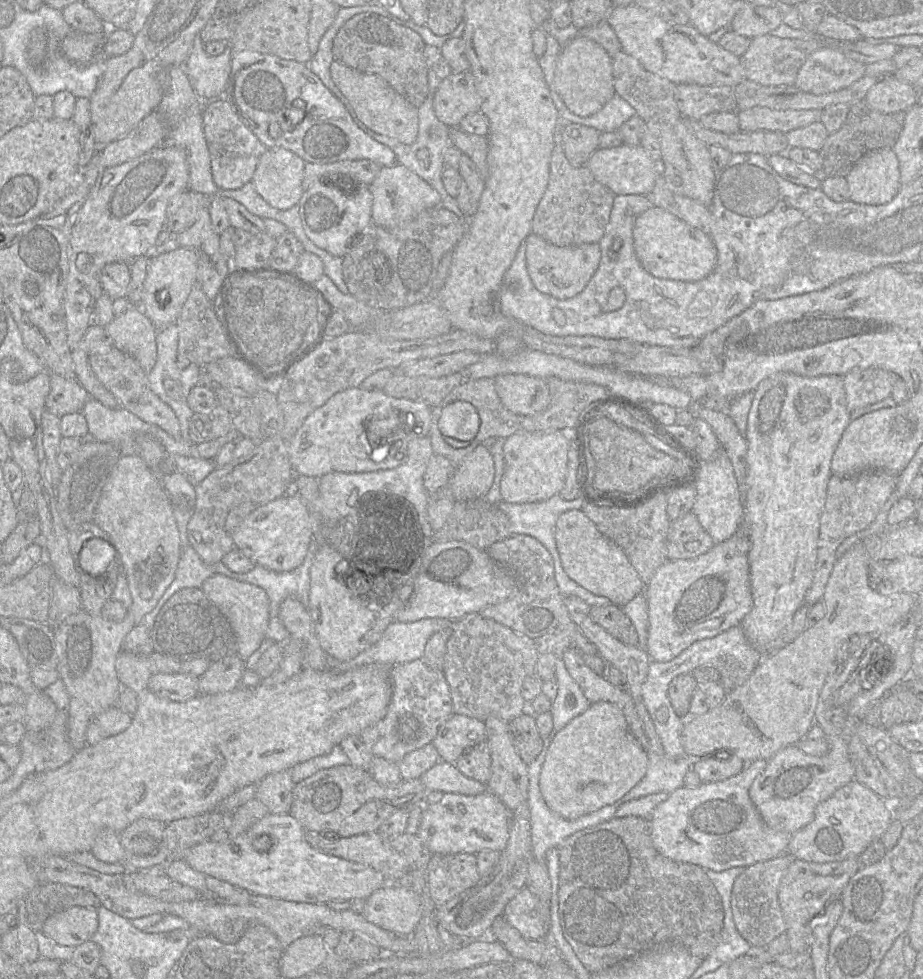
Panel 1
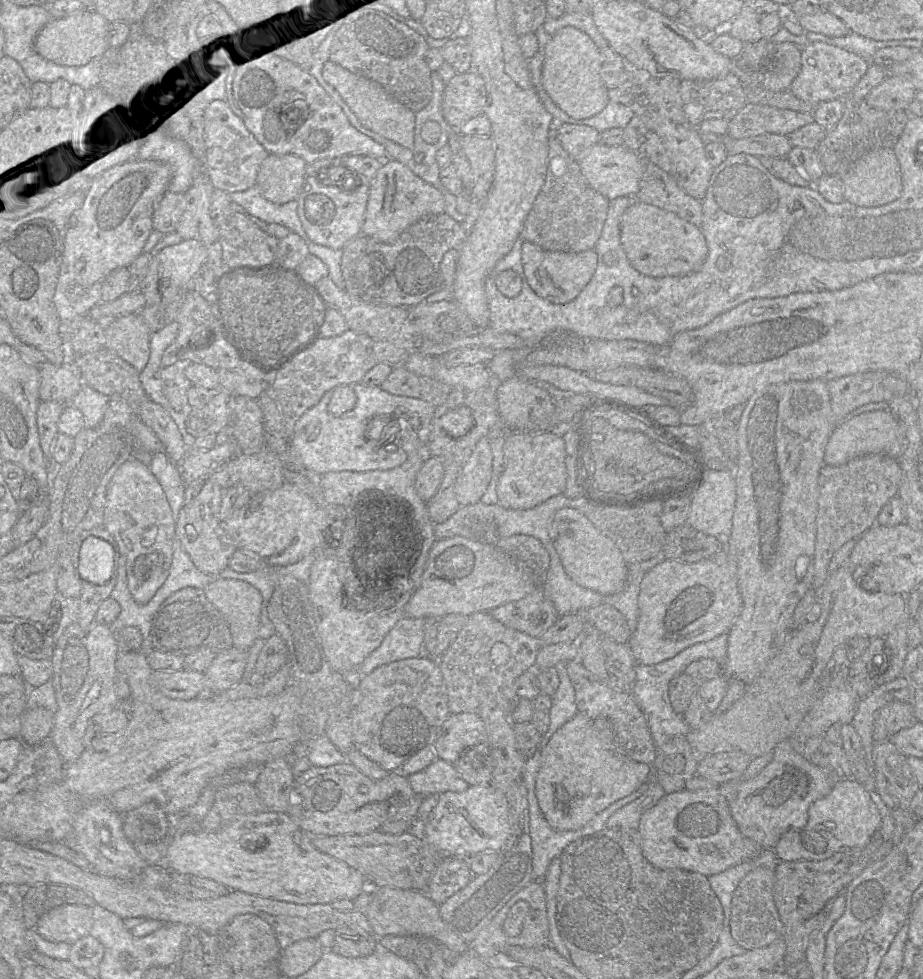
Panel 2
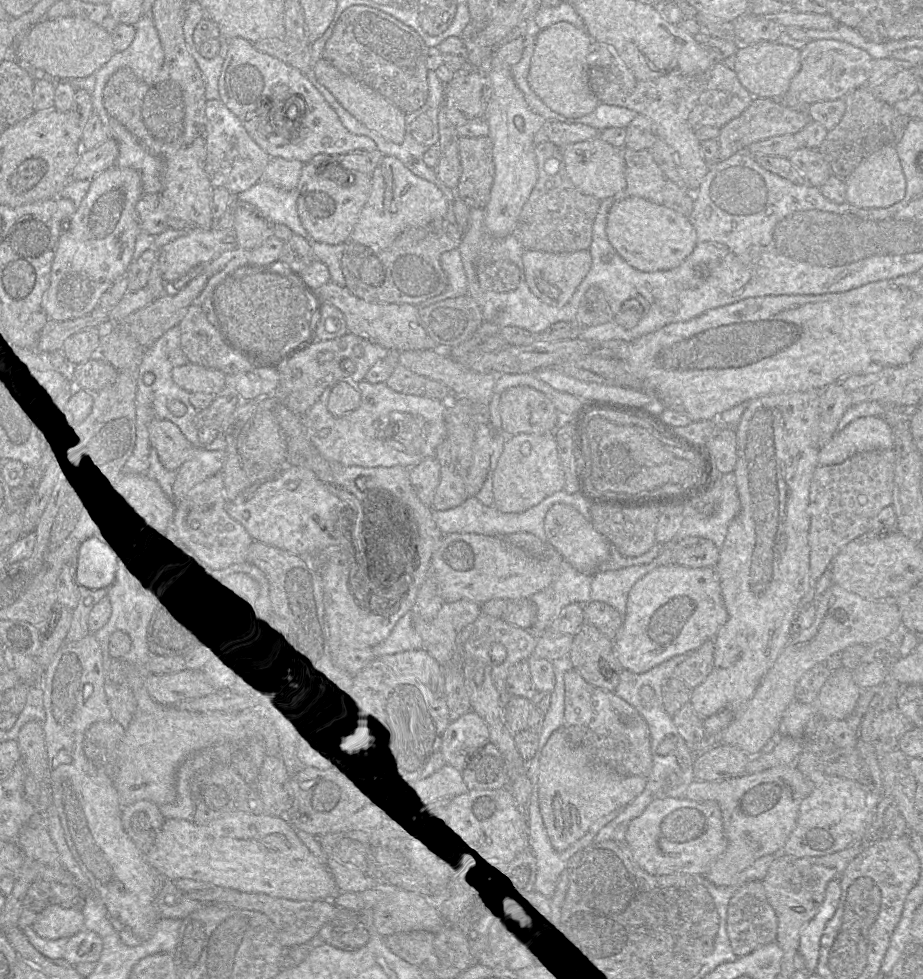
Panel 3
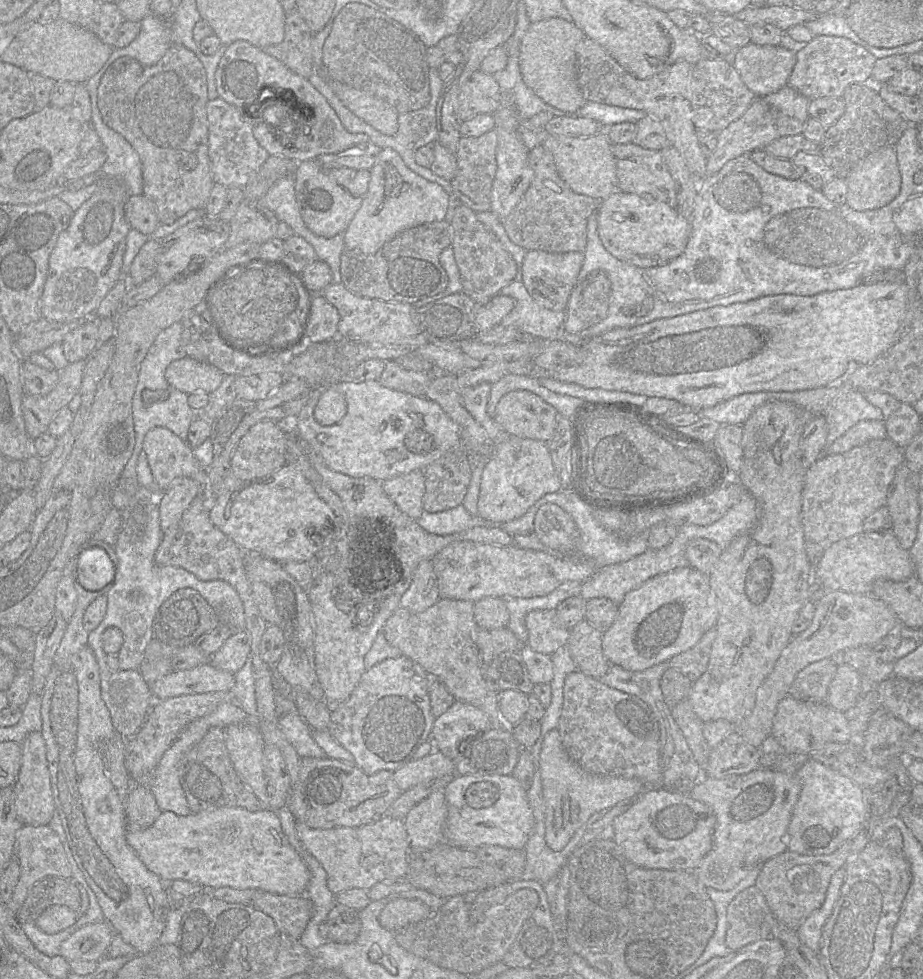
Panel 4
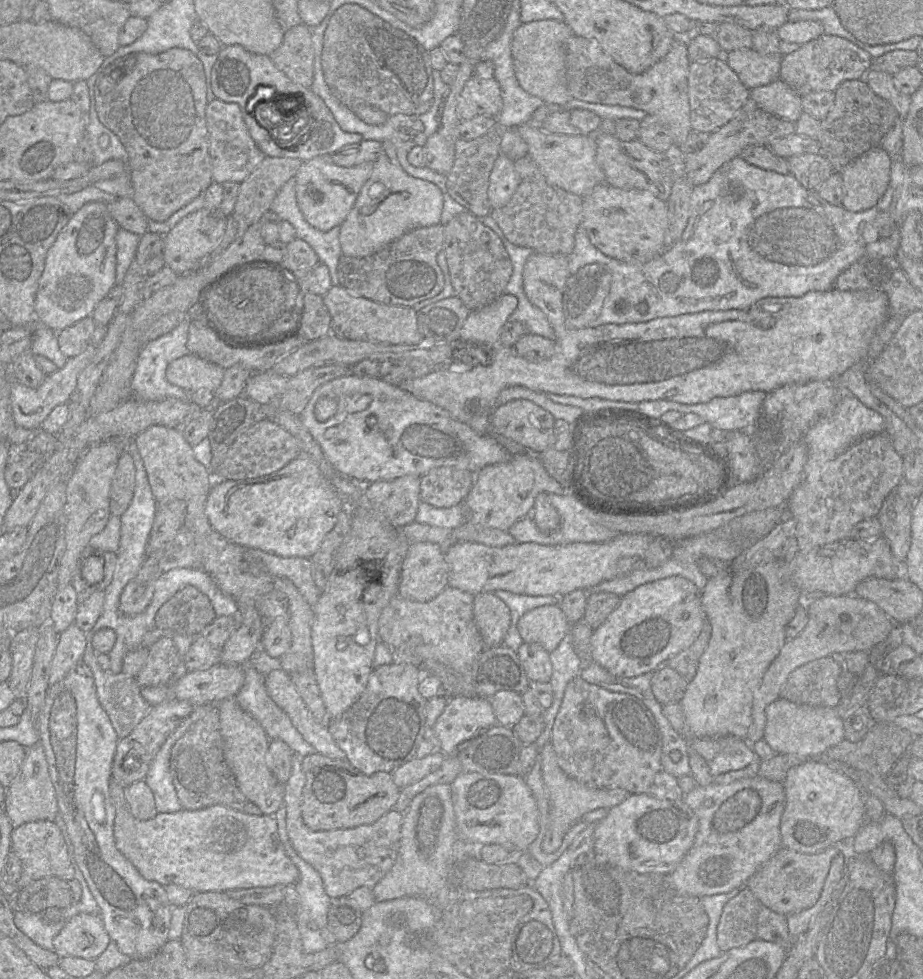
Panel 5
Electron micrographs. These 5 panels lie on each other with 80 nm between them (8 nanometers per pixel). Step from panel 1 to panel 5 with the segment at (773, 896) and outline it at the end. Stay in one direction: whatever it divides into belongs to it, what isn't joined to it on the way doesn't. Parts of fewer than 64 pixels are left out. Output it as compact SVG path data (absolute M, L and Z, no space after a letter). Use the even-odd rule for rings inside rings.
M748 888L725 904L717 925L717 944L722 952L757 939L756 919L760 907L760 901Z

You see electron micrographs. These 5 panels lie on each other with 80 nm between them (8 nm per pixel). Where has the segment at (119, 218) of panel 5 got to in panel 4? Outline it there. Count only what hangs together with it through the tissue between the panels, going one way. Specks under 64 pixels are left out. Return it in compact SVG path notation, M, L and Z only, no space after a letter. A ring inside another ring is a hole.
M143 194L129 196L124 210L131 229L144 235L151 236L160 225L153 202Z

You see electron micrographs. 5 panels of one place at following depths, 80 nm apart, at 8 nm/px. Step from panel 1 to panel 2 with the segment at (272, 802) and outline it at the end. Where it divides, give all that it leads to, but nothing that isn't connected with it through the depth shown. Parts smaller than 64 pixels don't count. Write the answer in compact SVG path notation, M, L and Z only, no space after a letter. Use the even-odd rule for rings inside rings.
M282 757L263 765L255 786L268 811L286 813L293 783L294 773L289 758Z

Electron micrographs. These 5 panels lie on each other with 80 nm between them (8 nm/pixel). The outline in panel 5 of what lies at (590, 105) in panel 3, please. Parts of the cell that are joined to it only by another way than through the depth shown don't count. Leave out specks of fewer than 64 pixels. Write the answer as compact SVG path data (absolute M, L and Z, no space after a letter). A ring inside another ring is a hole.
M538 20L520 25L513 33L511 53L515 76L524 91L546 103L564 105L574 99L567 88L564 43L572 36L564 21Z

